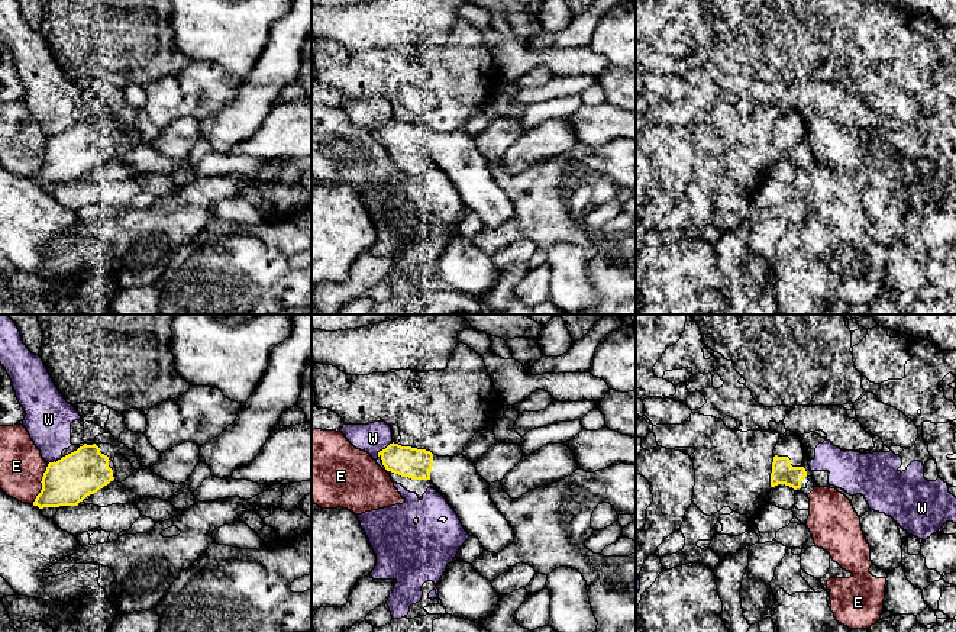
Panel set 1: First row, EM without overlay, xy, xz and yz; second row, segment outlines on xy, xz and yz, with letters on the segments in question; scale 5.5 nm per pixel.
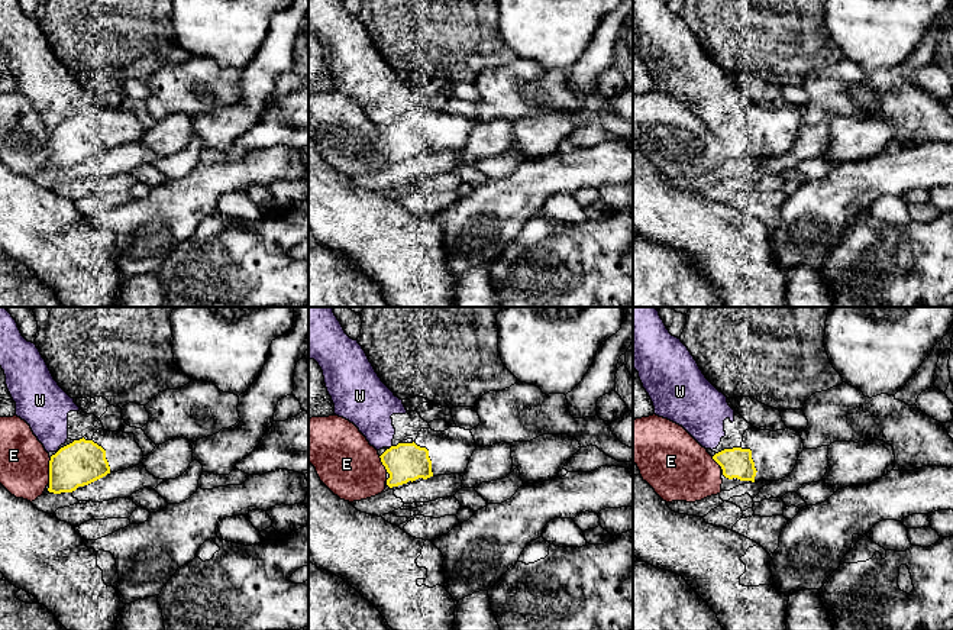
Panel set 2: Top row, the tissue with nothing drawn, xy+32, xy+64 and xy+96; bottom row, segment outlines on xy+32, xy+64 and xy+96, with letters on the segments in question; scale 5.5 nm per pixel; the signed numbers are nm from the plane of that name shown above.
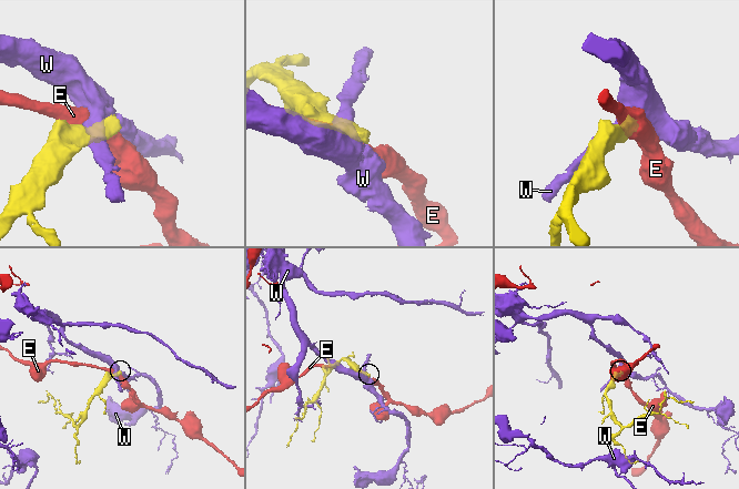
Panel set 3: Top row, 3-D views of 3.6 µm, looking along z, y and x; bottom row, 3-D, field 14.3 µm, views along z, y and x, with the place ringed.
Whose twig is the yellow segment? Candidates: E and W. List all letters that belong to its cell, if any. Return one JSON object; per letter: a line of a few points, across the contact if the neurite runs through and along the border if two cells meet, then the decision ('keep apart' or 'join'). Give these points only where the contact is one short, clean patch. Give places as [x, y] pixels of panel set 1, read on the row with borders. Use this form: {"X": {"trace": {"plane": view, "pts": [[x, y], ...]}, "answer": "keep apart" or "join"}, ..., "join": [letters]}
{"E": {"answer": "keep apart"}, "W": {"trace": {"plane": "xz", "pts": [[393, 442], [377, 455]]}, "answer": "keep apart"}, "join": []}

